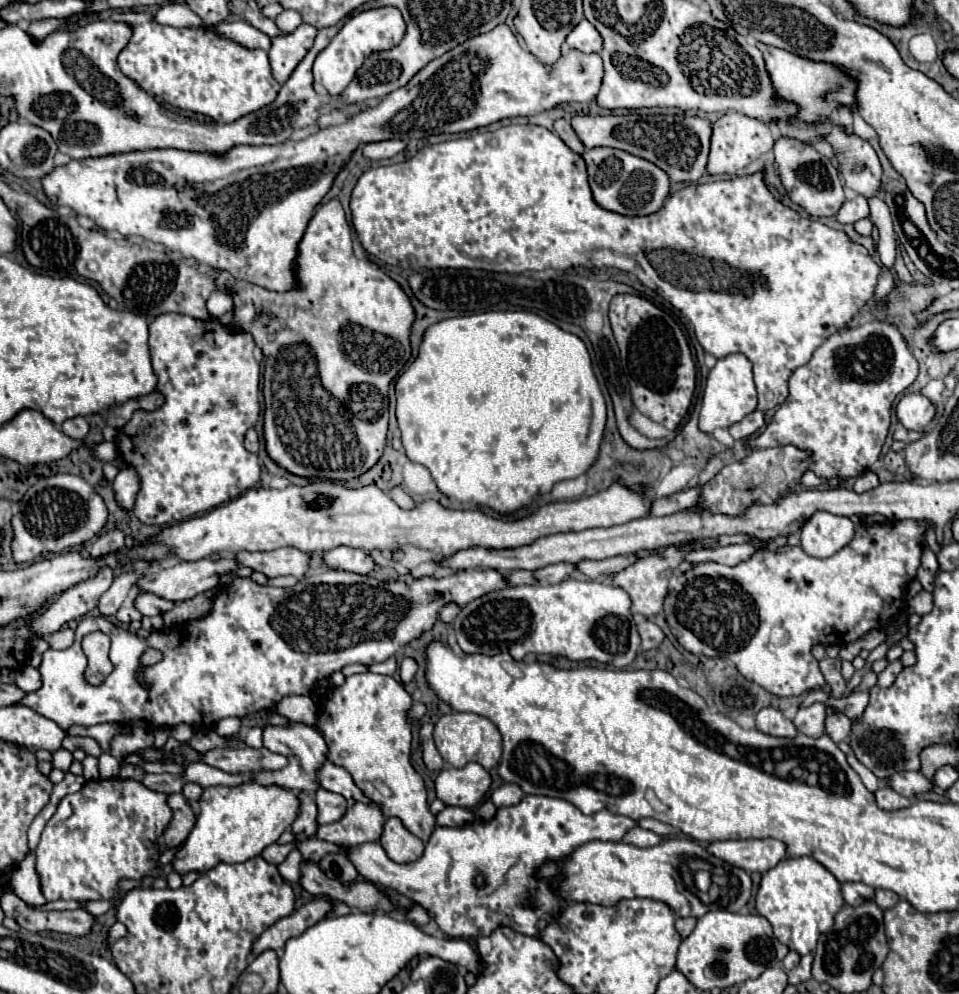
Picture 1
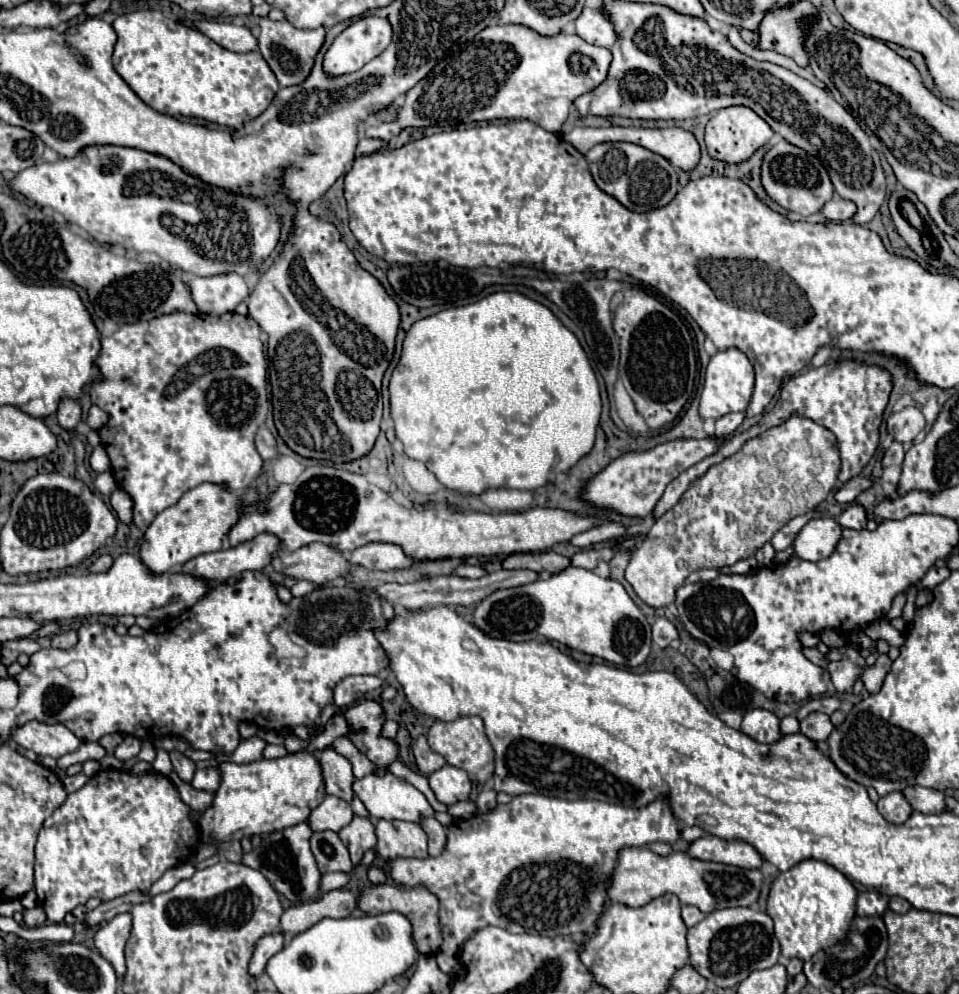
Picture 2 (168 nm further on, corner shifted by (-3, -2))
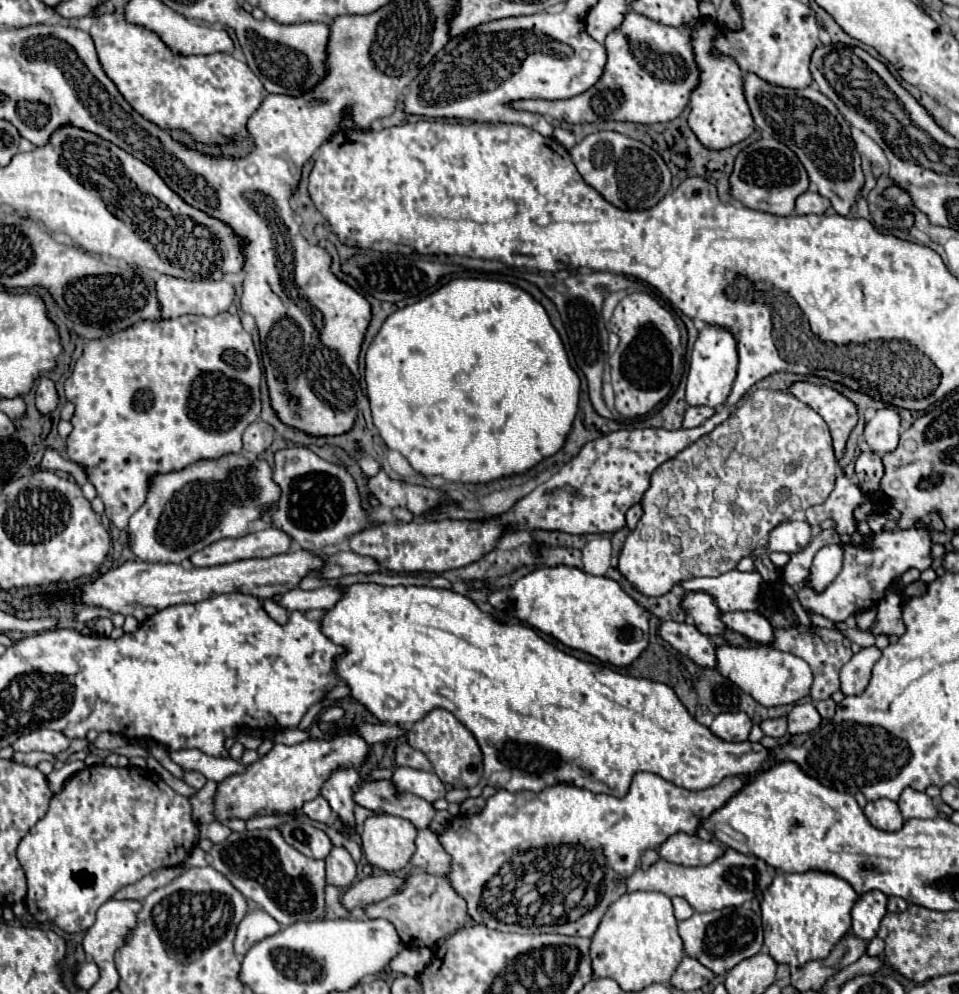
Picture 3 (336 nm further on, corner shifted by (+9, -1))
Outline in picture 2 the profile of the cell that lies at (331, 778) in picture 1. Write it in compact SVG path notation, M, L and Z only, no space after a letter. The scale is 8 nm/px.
M371 773L371 775L365 775L361 779L355 779L353 791L355 791L355 797L359 797L363 801L363 805L367 807L367 811L369 811L369 815L373 819L419 821L421 817L433 817L435 815L433 807L427 803L427 799L423 797L423 793L419 793L413 785L401 781L393 773L385 773L385 775Z

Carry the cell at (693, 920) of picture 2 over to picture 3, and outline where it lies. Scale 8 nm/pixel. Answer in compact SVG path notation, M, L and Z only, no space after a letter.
M679 896L673 898L673 908L675 908L675 918L677 920L685 920L685 918L689 918L693 914L693 908L689 906L689 902L679 898Z

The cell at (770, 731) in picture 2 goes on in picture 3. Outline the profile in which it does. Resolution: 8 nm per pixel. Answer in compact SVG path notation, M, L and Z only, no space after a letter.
M729 712L729 714L719 714L711 722L711 732L719 736L721 740L731 740L731 742L745 742L751 730L751 720L745 712Z

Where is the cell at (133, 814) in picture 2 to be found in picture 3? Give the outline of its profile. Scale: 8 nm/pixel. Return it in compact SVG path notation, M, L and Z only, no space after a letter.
M95 764L95 766L83 768L81 772L77 772L75 776L71 776L71 778L65 782L63 790L53 796L51 806L49 806L49 812L45 814L45 818L41 818L41 820L27 832L27 836L19 842L17 858L19 858L21 868L25 870L25 876L27 876L29 892L27 892L25 904L27 904L27 908L29 908L29 914L31 914L35 920L39 920L39 922L53 922L53 924L55 924L57 928L61 928L63 932L69 932L69 934L83 932L83 930L87 930L87 928L93 926L97 908L99 908L103 902L107 902L119 888L139 882L143 876L151 874L153 870L183 864L183 862L187 860L187 856L191 854L191 850L197 846L197 840L199 840L199 826L197 826L197 822L193 820L193 816L191 816L189 798L185 798L185 796L177 794L175 790L171 790L155 772L151 772L151 770L141 770L141 768L133 768L133 766L127 766L127 768L113 768L113 766L105 766L105 764Z

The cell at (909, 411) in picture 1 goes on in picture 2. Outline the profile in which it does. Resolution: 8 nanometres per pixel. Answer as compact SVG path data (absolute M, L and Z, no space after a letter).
M917 405L905 407L887 419L887 429L893 433L895 441L911 443L925 429L925 417Z

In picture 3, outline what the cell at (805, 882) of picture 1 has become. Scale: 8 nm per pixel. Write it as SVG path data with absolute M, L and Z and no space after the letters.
M827 872L777 874L761 902L765 948L777 964L803 966L809 960L823 960L833 946L851 930L851 908L859 894L845 880Z

